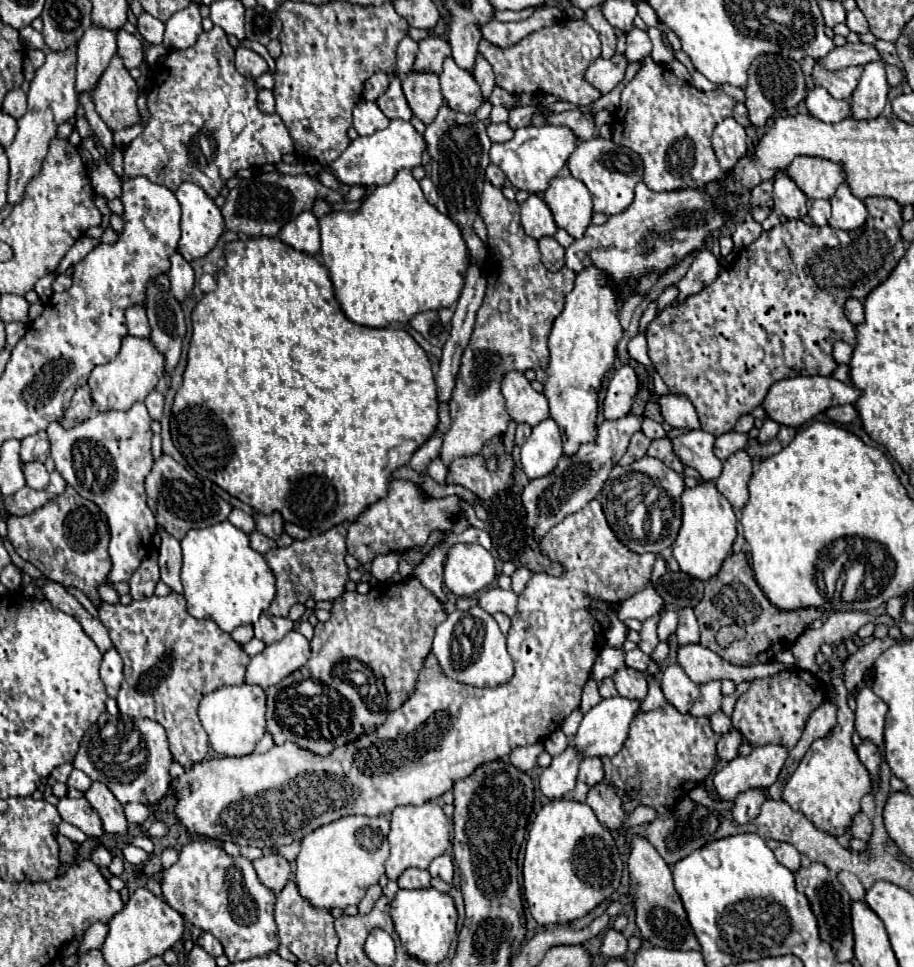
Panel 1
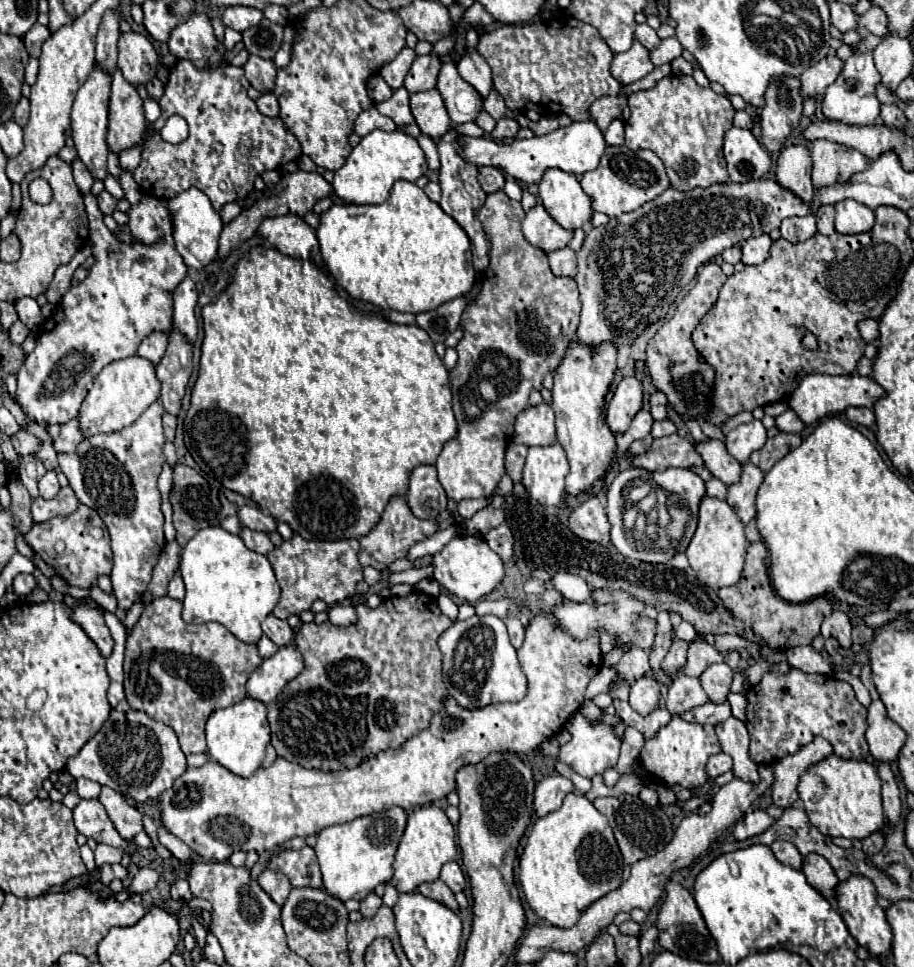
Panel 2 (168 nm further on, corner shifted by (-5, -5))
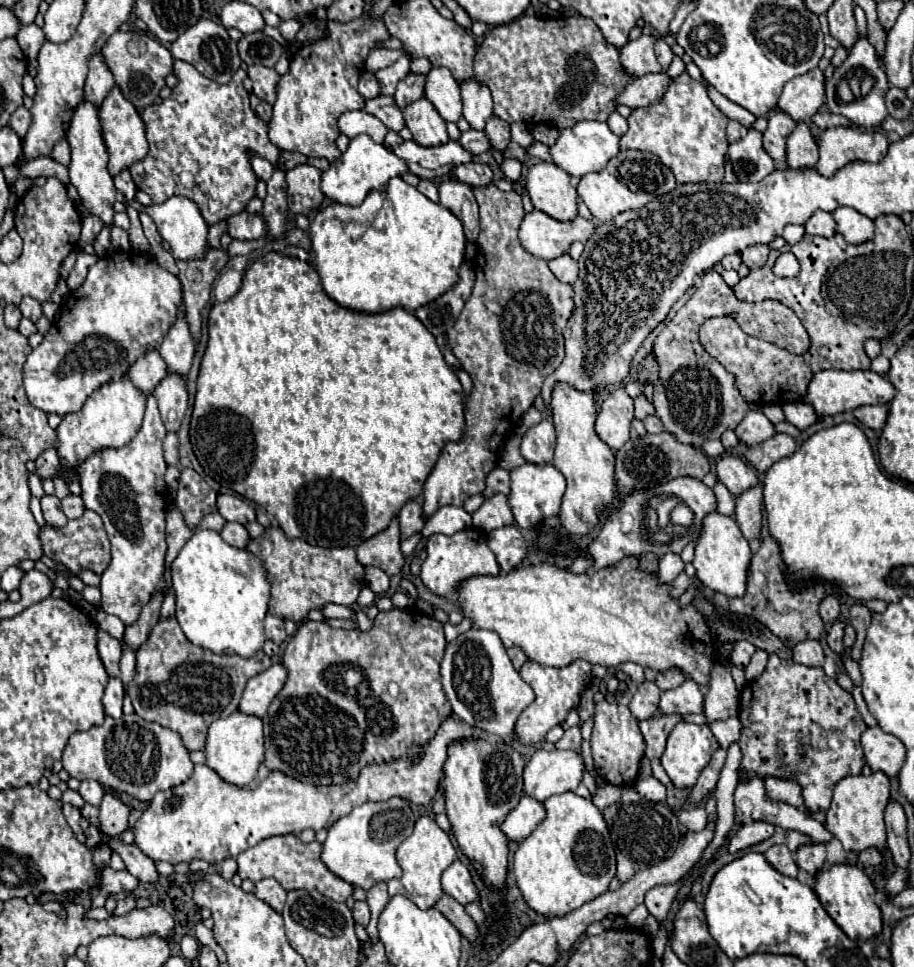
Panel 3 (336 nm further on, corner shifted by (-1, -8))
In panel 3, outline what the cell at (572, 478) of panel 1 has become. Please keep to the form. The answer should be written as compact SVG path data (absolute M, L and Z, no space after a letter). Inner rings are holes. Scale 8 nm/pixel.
M641 394L639 398L635 398L635 418L643 422L649 414L655 414L655 408L653 408L653 404L647 402L647 398Z

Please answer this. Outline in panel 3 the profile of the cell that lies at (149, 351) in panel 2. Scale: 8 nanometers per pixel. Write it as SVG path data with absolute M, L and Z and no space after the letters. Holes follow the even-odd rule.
M149 350L149 354L137 358L137 362L129 368L129 376L133 384L145 394L153 392L153 388L159 384L165 372L167 372L165 362L161 362L161 354L157 354L157 350Z

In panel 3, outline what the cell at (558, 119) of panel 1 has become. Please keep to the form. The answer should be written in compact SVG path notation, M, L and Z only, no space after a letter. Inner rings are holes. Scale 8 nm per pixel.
M645 74L635 78L619 96L617 104L625 104L629 108L649 106L661 98L671 78L667 74Z

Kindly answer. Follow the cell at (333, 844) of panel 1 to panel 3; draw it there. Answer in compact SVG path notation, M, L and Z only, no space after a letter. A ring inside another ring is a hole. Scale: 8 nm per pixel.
M391 798L387 802L365 802L329 828L321 850L321 860L333 874L337 874L337 878L349 882L351 886L369 890L379 882L389 882L391 878L401 876L395 850L403 838L413 832L413 824L415 814L409 808L409 802L401 798Z

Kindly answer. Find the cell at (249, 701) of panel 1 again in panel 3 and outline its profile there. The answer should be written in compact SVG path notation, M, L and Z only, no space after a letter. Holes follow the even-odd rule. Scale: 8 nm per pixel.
M239 710L227 718L219 718L209 726L205 742L207 766L213 768L225 782L235 786L247 786L263 762L263 724L257 716L241 714Z

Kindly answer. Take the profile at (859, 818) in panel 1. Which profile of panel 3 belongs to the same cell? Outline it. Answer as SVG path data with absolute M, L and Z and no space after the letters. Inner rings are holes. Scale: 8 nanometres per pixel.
M867 848L867 850L863 850L863 852L859 852L859 862L863 864L863 866L877 866L877 864L881 864L881 852L877 850L877 848Z

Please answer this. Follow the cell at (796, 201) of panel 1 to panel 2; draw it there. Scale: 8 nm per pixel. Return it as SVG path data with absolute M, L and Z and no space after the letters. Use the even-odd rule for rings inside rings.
M789 145L777 159L777 181L789 191L797 191L801 199L813 199L815 187L811 183L811 155L805 145Z

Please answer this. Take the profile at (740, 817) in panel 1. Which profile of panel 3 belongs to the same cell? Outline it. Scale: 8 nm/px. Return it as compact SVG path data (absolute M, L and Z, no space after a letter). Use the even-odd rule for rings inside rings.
M745 822L729 840L729 852L735 854L743 848L749 848L761 840L767 840L773 834L773 824L769 822Z

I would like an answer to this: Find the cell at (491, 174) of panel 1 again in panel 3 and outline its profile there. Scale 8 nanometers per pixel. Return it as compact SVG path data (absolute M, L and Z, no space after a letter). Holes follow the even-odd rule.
M477 162L461 164L451 174L455 174L457 180L461 180L461 182L473 186L473 188L493 184L493 172L491 172L491 168L487 164L477 164Z

